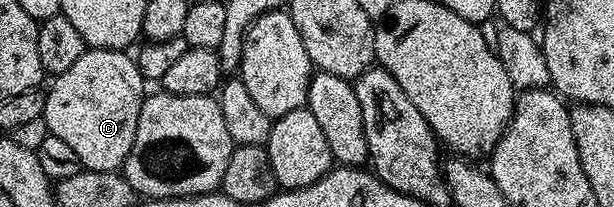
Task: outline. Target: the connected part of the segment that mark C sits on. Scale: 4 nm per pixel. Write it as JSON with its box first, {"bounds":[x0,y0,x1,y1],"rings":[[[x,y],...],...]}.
{"bounds":[43,47,145,171],"rings":[[[100,47],[84,50],[83,55],[77,57],[77,62],[65,69],[65,73],[54,76],[50,80],[51,88],[46,88],[43,120],[47,130],[53,137],[61,137],[61,141],[71,146],[84,171],[119,171],[125,157],[129,157],[129,149],[133,149],[137,117],[141,117],[141,105],[145,98],[145,80],[139,72],[138,62],[127,54],[126,50],[110,51]]]}

